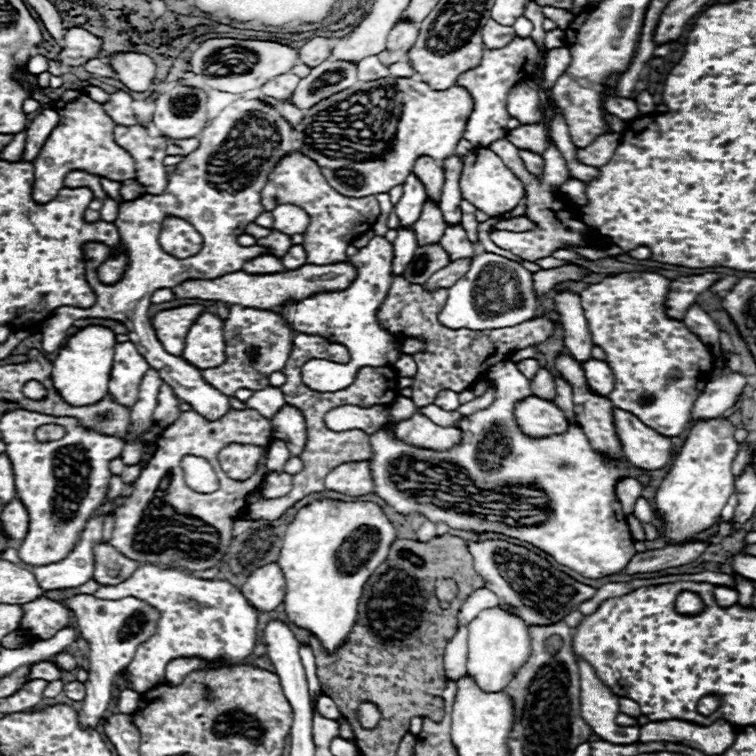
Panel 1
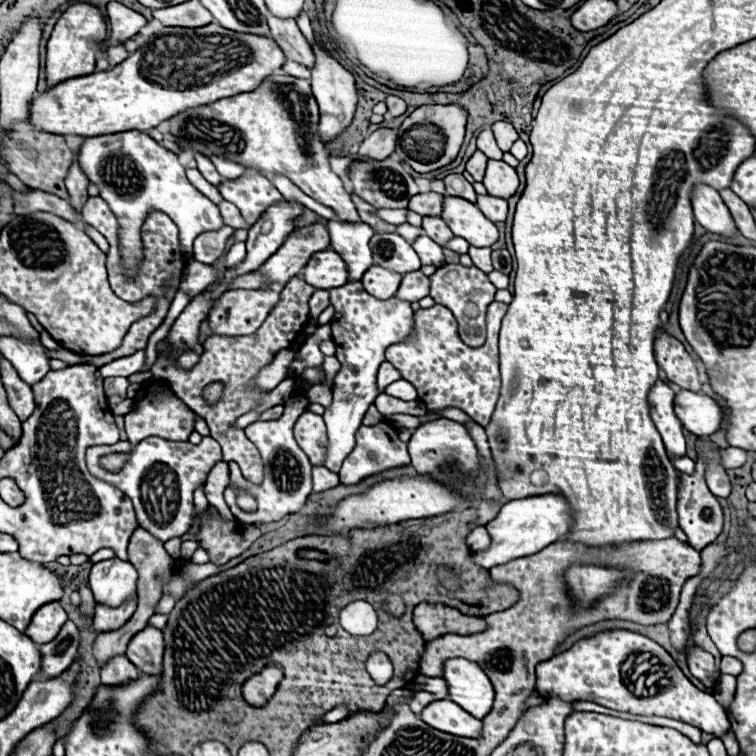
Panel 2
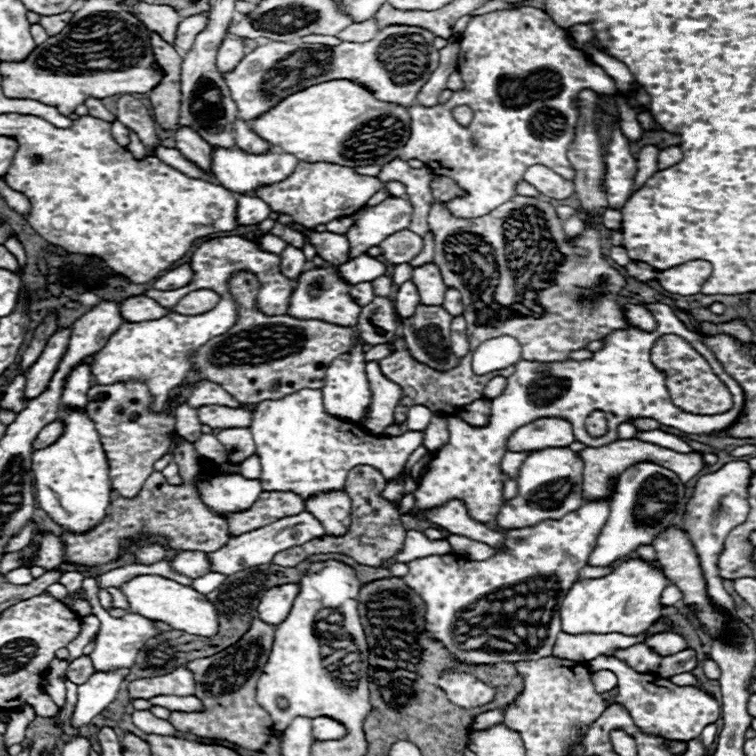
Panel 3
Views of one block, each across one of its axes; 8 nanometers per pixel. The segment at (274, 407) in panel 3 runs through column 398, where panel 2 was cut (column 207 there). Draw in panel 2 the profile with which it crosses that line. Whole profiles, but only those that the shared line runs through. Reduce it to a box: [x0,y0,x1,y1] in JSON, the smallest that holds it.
[86,436,221,542]

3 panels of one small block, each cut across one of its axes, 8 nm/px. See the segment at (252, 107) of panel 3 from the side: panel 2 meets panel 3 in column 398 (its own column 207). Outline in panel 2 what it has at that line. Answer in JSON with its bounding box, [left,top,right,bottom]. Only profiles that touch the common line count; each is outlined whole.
[28,24,286,136]

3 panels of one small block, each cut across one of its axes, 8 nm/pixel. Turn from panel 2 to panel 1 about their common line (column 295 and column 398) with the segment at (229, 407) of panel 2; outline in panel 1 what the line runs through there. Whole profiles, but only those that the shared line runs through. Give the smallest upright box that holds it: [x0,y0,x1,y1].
[376,276,554,406]

